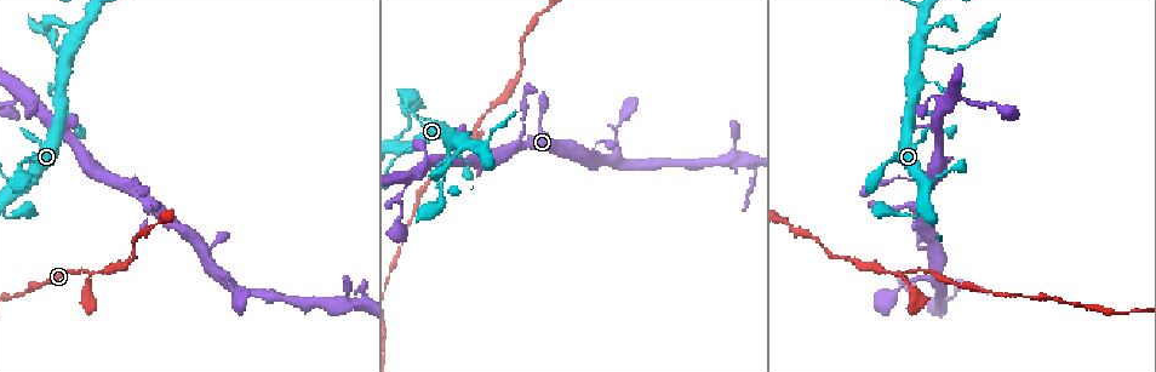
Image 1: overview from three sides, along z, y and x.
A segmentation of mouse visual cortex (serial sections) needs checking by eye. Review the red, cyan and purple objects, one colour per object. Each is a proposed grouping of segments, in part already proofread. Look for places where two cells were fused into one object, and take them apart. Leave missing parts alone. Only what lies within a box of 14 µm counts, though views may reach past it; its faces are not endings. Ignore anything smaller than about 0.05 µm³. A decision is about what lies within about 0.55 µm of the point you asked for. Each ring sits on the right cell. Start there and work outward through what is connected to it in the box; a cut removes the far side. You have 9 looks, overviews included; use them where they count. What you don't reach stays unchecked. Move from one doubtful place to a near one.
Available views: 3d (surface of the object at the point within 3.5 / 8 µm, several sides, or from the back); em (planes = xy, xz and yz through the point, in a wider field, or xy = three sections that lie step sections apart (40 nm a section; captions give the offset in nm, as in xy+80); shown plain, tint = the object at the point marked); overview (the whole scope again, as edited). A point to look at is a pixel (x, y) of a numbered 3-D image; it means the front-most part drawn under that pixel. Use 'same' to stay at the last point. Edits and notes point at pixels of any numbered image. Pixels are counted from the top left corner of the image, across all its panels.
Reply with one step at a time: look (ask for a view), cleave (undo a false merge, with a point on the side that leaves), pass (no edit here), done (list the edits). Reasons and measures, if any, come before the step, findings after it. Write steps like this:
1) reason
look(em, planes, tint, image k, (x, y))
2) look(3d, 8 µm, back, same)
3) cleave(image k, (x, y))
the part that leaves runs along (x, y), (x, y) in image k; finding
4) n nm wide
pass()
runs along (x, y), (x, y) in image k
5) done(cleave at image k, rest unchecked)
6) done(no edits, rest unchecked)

sudden change in width
look(3d, 3.5 µm, image 1, (904, 271))

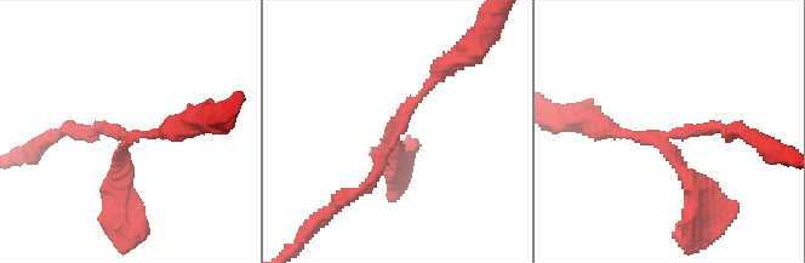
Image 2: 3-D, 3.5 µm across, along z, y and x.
3 arms; arms of 150, 150, 300 nm
look(em, planes, tint, image 2, (126, 134))

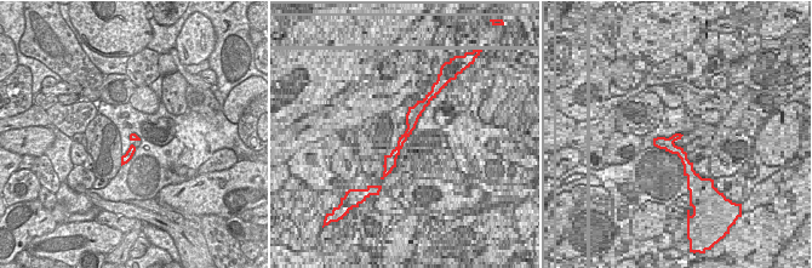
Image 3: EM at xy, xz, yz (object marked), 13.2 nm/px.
pass()
runs along (350, 195), (439, 74) in image 2; continuous, no second cell

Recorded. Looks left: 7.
a narrow waist
look(3d, 3.5 µm, image 1, (14, 218))

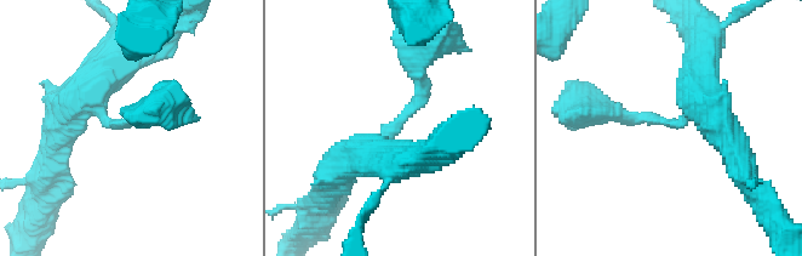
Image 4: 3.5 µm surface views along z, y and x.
arms of 250, 350 nm
look(em, xy, step 3, tint, image 4, (404, 115))

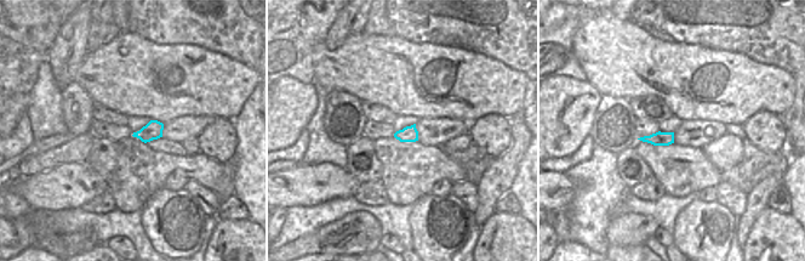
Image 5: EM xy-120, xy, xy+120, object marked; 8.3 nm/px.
look(em, xy, step 1, tint, same)

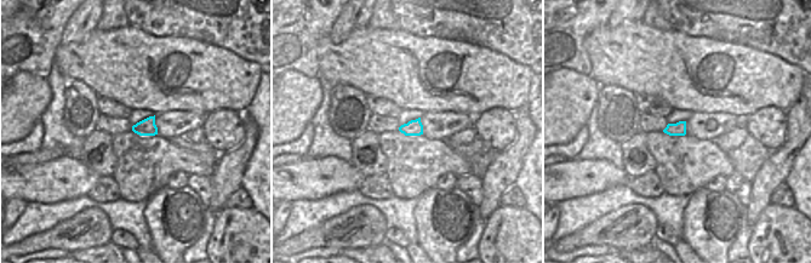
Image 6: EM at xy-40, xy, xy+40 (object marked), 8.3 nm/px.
pass()
runs along (368, 153), (420, 100), (428, 44) in image 4; continuous, no second cell

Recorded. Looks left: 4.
sudden change in width
look(3d, 3.5 µm, image 1, (67, 126))

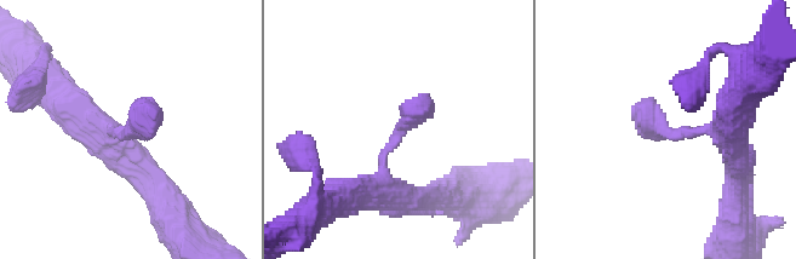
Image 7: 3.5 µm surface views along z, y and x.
look(em, planes, tint, image 7, (128, 131))

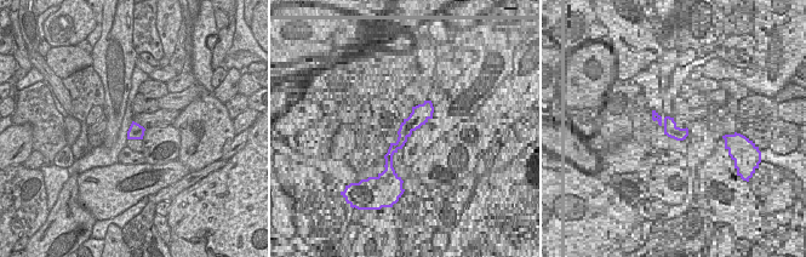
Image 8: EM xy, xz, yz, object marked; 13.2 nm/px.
cut it another way
look(em, xy, step 3, tint, same)

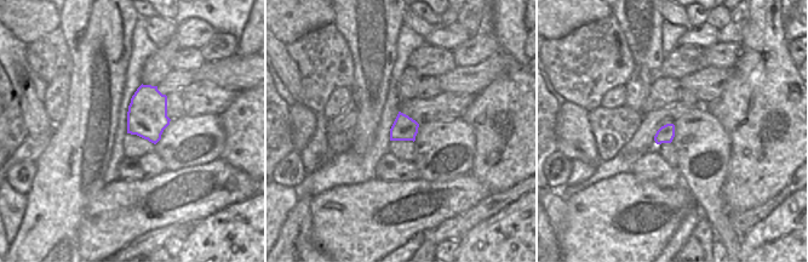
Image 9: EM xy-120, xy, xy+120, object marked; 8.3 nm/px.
200 nm wide
pass()
runs along (389, 197), (385, 151), (429, 95) in image 7; continuous, no second cell

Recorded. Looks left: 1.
done(no edits, rest unchecked)

